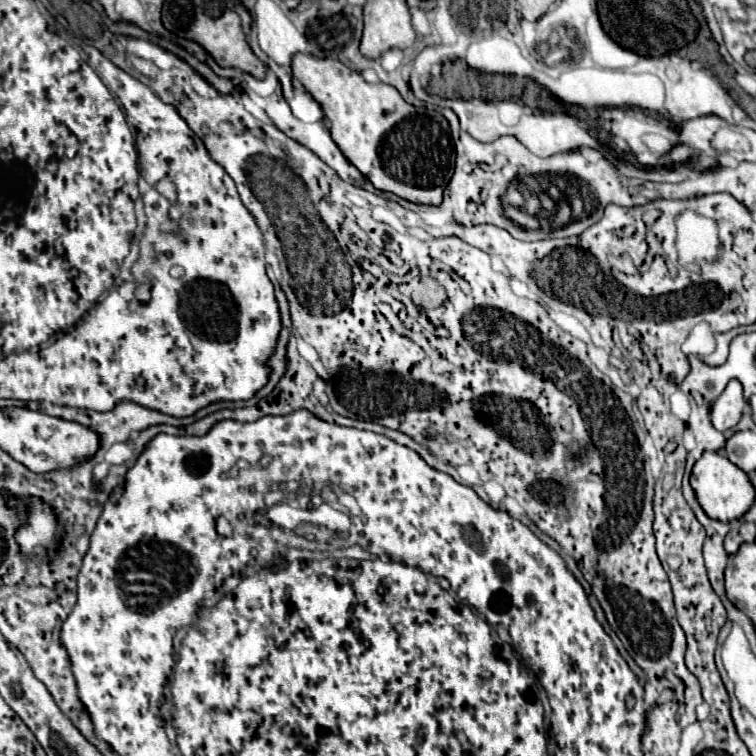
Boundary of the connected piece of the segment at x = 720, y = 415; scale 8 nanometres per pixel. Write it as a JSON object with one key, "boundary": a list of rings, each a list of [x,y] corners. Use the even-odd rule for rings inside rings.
{"boundary":[[[731,380],[723,394],[713,402],[711,406],[711,422],[717,430],[729,430],[733,428],[743,412],[745,398],[743,398],[743,386],[739,380]]]}

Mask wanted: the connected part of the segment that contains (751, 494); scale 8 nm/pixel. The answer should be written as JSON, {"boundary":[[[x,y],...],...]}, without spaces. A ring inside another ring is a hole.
{"boundary":[[[703,452],[703,456],[695,462],[691,472],[691,486],[705,514],[721,522],[739,520],[755,500],[755,488],[751,486],[747,474],[735,464],[731,464],[725,456],[719,456],[717,452]]]}

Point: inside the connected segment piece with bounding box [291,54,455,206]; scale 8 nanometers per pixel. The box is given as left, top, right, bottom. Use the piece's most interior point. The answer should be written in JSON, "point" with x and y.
{"point":[408,151]}

